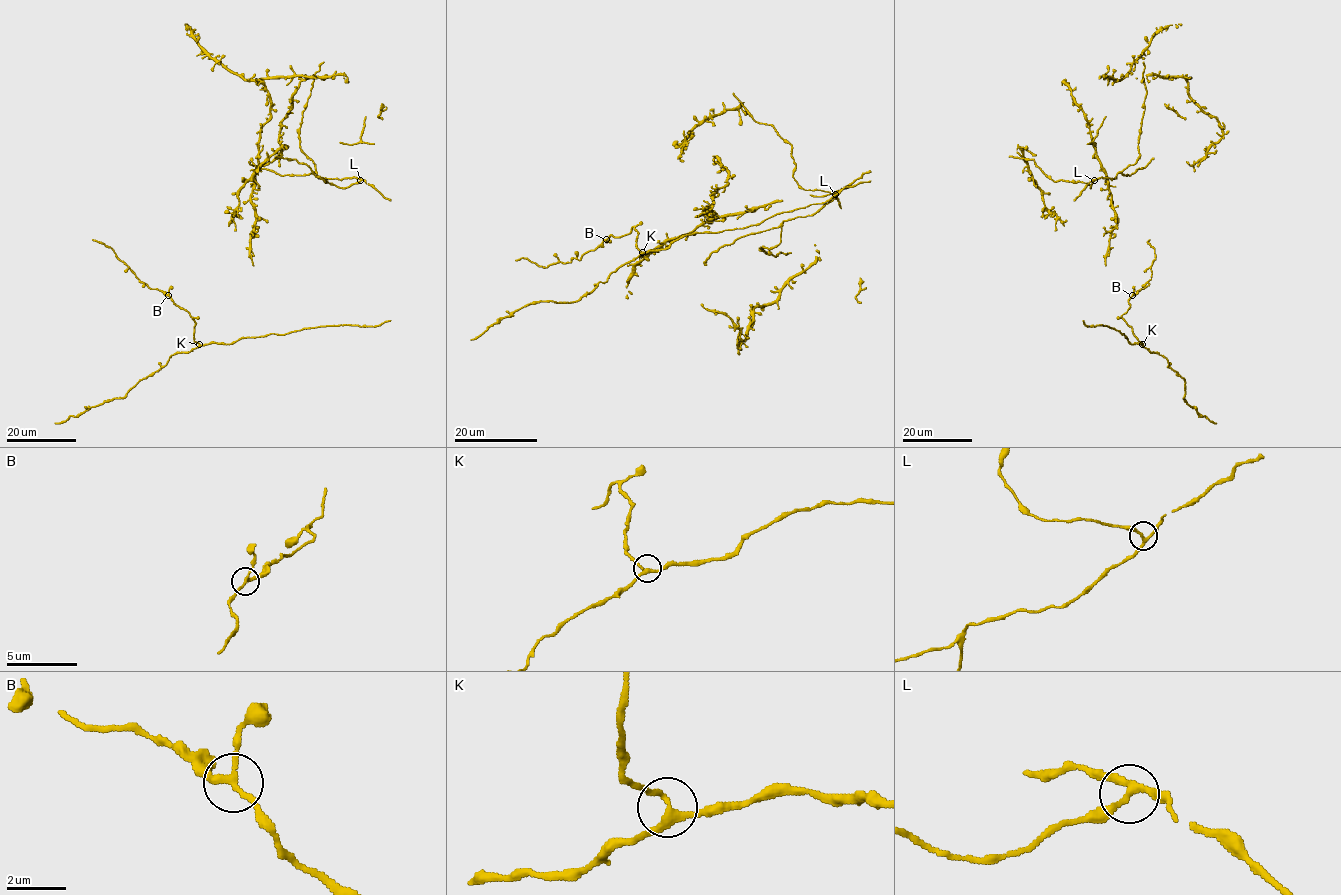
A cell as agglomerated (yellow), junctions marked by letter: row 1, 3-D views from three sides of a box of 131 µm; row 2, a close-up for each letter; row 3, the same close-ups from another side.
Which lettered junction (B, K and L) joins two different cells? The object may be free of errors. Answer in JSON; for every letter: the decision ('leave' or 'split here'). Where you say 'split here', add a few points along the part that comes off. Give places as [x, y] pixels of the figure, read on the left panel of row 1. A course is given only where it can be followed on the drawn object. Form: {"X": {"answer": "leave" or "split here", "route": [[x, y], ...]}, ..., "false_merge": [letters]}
{"B": {"answer": "leave"}, "K": {"answer": "leave"}, "L": {"answer": "leave"}, "false_merge": []}

